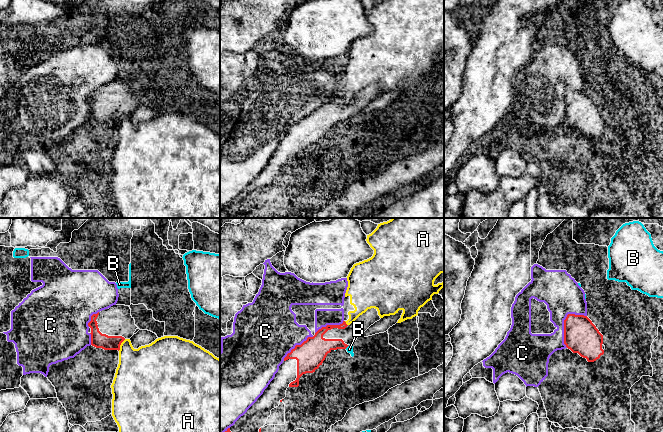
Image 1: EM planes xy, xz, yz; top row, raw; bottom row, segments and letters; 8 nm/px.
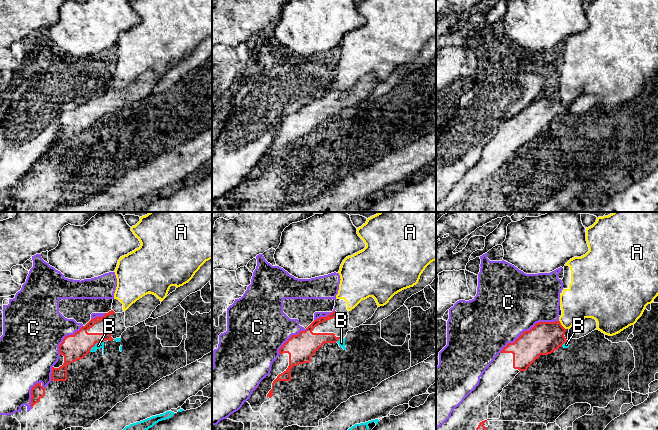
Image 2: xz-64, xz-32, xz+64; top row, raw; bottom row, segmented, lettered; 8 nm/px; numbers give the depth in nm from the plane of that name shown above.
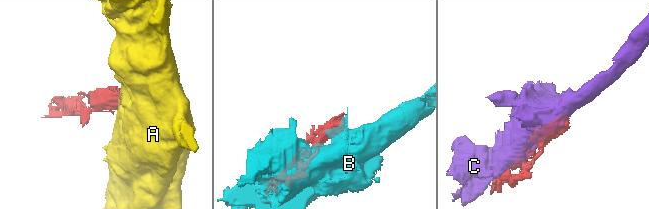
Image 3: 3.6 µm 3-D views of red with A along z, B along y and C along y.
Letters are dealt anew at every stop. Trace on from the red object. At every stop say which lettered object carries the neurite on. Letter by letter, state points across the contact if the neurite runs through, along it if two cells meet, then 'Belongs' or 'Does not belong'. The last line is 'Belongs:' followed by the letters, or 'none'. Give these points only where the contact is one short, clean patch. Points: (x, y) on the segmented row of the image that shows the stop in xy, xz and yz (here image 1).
A: Boundary: xy (125, 339), (118, 350). Does not belong
B: Does not belong
C: Does not belong
Belongs: none

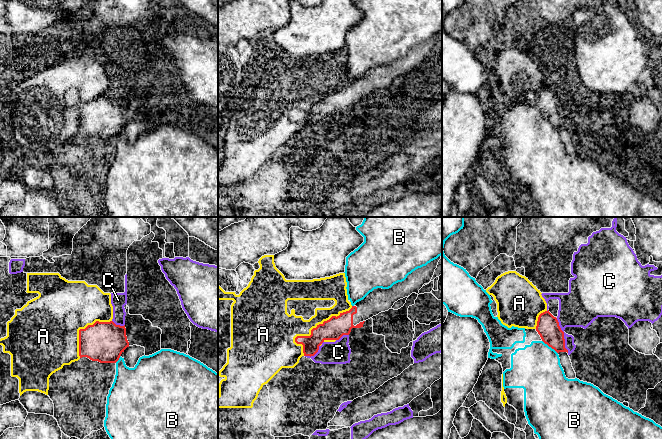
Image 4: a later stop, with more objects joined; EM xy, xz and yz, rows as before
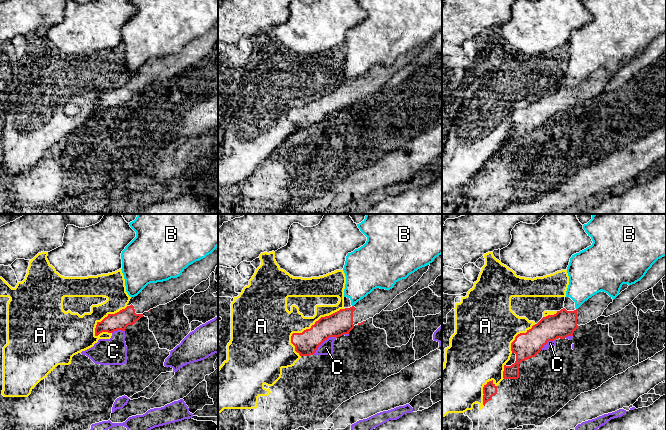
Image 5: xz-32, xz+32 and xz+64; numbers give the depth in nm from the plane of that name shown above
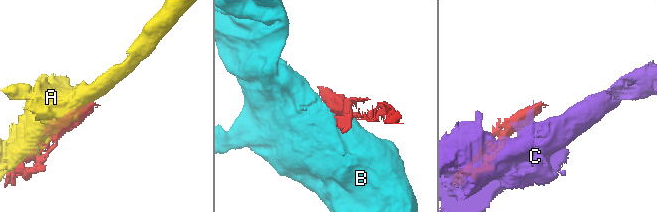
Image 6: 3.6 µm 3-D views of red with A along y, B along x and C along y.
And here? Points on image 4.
A: Does not belong
B: Boundary: yz (542, 340), (557, 353). Does not belong
C: Does not belong
Belongs: none

